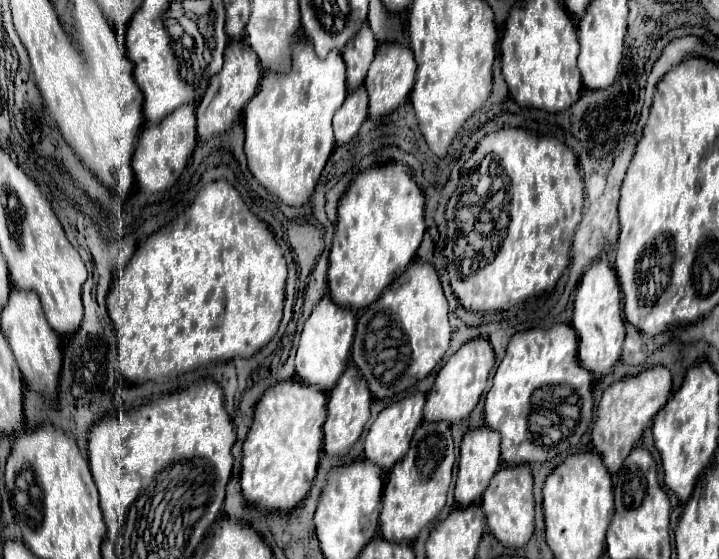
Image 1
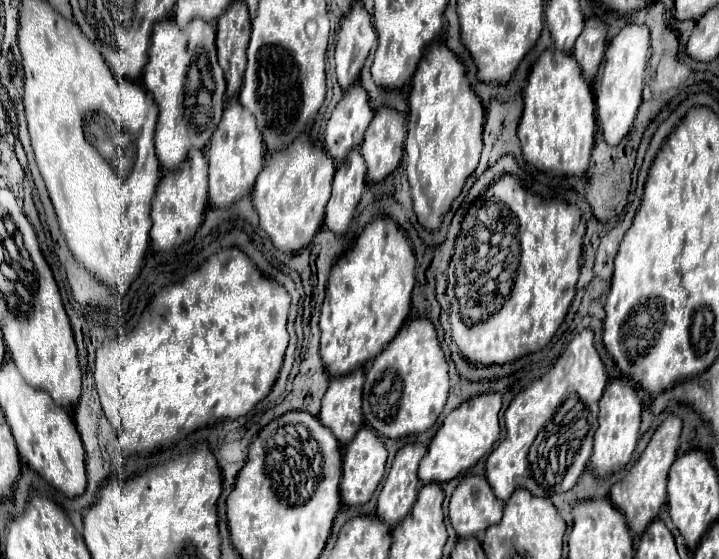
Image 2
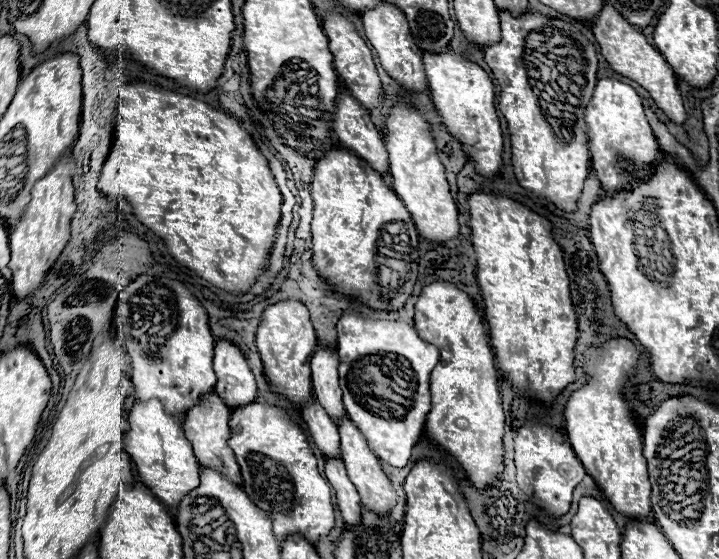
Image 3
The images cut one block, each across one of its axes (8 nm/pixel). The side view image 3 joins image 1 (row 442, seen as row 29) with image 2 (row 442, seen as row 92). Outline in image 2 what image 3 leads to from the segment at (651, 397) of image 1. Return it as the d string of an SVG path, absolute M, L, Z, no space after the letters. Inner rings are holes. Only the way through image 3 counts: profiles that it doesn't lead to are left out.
M670 414L662 422L662 426L654 432L648 448L642 452L638 462L628 470L626 478L620 480L610 490L610 500L624 514L626 524L632 530L634 538L642 536L642 532L648 528L648 524L658 518L660 508L666 502L668 470L670 470L672 462L676 460L676 452L678 452L678 444L680 444L680 432L682 432L682 420L678 416L674 416L674 414Z

